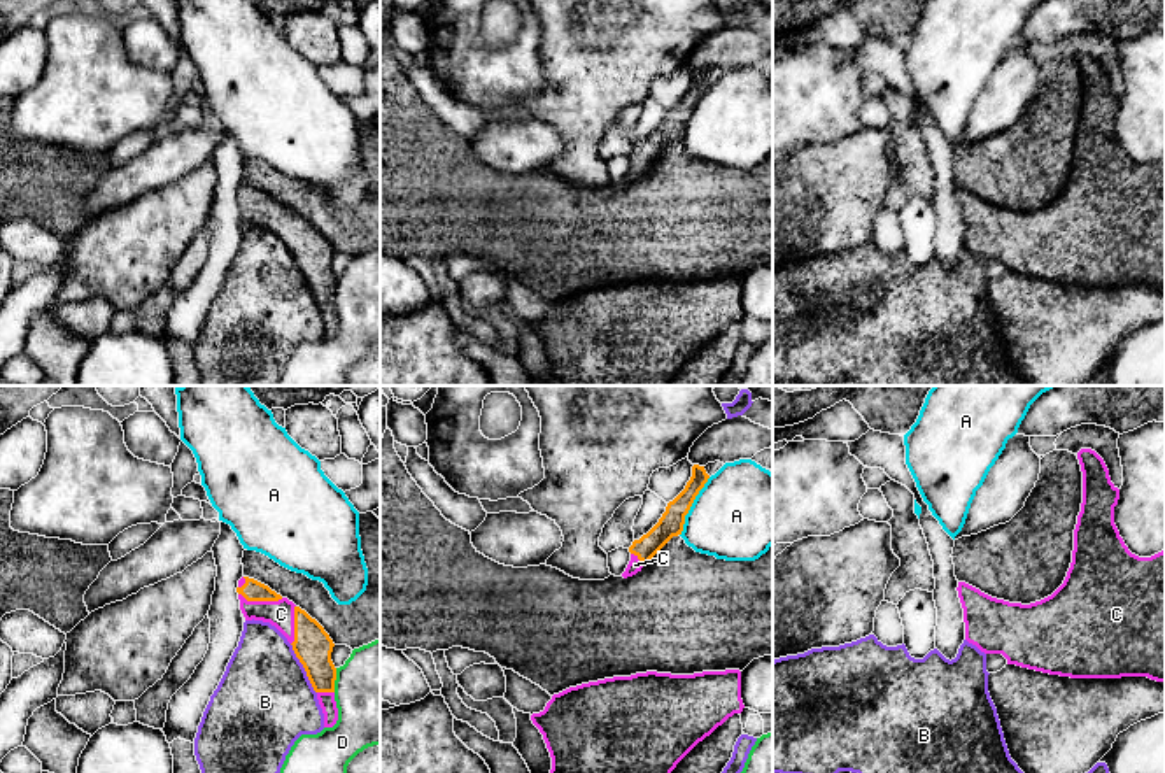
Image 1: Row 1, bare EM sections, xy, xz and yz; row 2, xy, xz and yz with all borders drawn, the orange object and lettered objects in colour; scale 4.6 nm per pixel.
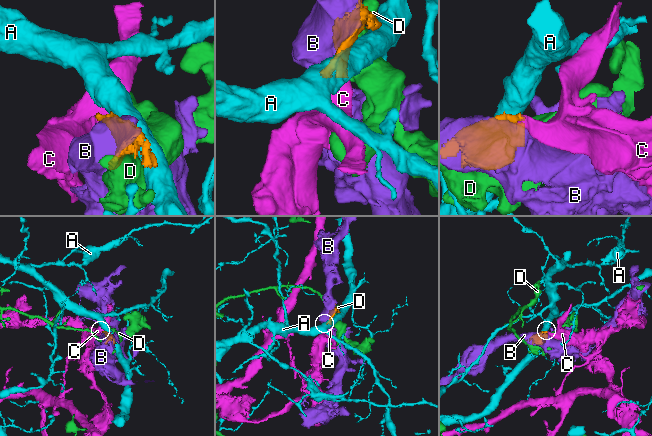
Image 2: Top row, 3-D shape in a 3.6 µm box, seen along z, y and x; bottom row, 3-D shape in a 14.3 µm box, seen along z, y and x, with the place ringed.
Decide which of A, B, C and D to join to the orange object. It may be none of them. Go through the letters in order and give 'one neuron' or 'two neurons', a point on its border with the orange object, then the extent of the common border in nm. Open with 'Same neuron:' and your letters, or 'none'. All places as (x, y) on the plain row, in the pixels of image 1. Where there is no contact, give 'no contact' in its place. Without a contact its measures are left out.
Same neuron: C
A: two neurons | xz (691, 113) | 300 nm
B: two neurons | xy (303, 274) | 260 nm
C: one neuron | xy (261, 207) | 200 nm
D: two neurons | xy (335, 286) | 110 nm

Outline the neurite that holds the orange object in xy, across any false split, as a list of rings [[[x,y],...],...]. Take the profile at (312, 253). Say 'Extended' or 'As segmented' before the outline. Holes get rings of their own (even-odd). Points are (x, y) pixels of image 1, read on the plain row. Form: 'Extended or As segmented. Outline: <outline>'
Extended. Outline: [[[242,184],[237,200],[245,228],[270,230],[293,252],[317,300],[324,335],[333,335],[338,328],[338,316],[335,308],[336,275],[331,268],[335,251],[329,242],[305,217],[254,186]]]

